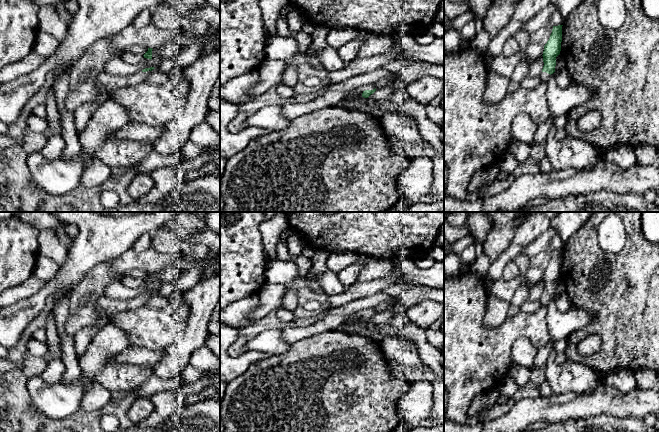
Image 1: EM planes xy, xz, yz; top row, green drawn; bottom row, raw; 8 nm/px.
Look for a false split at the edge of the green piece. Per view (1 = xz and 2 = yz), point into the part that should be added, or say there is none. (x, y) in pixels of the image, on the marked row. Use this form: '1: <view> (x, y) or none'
1: xz (358, 92)
2: yz (544, 76)

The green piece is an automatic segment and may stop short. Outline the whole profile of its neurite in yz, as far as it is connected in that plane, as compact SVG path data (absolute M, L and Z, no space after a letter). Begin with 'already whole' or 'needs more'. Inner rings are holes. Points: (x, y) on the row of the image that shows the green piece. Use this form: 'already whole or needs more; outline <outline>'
needs more; outline M553 26L549 40L544 46L543 62L544 66L540 74L541 82L547 82L549 77L555 72L556 57L561 51L562 26Z

